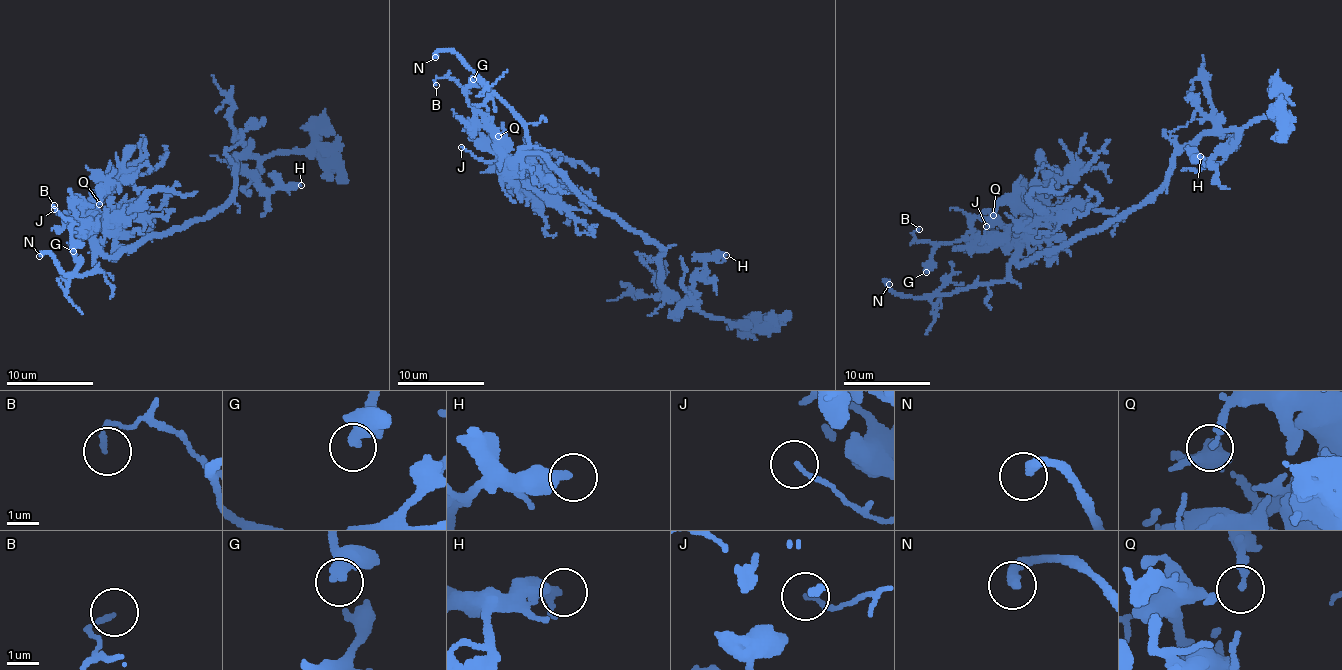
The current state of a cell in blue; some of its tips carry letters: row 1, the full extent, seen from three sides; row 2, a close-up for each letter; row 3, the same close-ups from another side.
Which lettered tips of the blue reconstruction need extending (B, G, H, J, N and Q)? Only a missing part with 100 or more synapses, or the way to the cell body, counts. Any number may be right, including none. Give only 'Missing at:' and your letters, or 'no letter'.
Missing at: N

